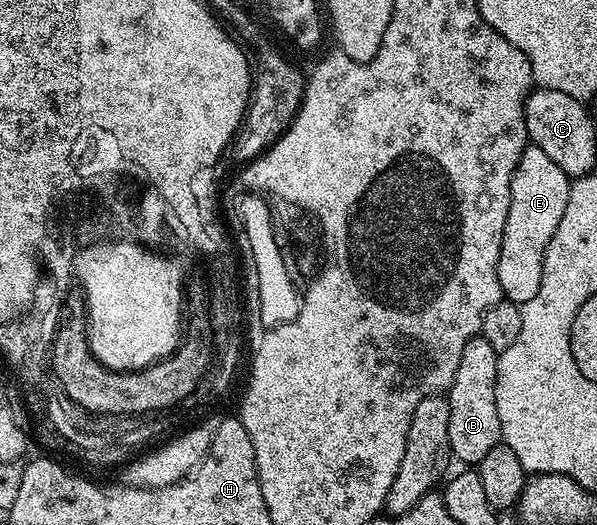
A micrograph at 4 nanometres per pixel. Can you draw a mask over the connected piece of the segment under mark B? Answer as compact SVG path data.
M476 336L465 344L461 352L461 364L457 364L457 376L453 380L451 389L446 391L445 397L449 408L449 444L451 453L463 464L478 464L485 460L489 448L500 445L503 433L501 420L497 416L497 364L499 351L489 344L482 336Z

